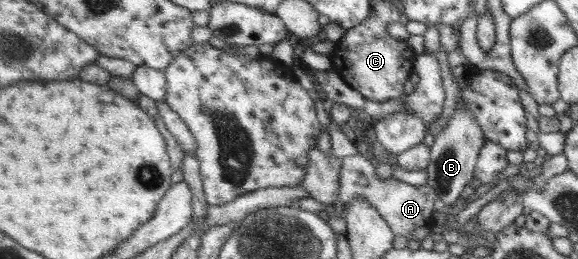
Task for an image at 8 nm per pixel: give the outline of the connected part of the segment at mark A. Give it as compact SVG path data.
M349 155L341 157L340 160L340 191L336 192L340 205L346 208L352 199L364 197L364 201L378 211L378 215L384 219L394 236L402 236L406 240L413 239L420 243L424 236L431 233L432 207L437 196L428 184L414 186L392 177L379 179L372 163L368 161L368 155Z

